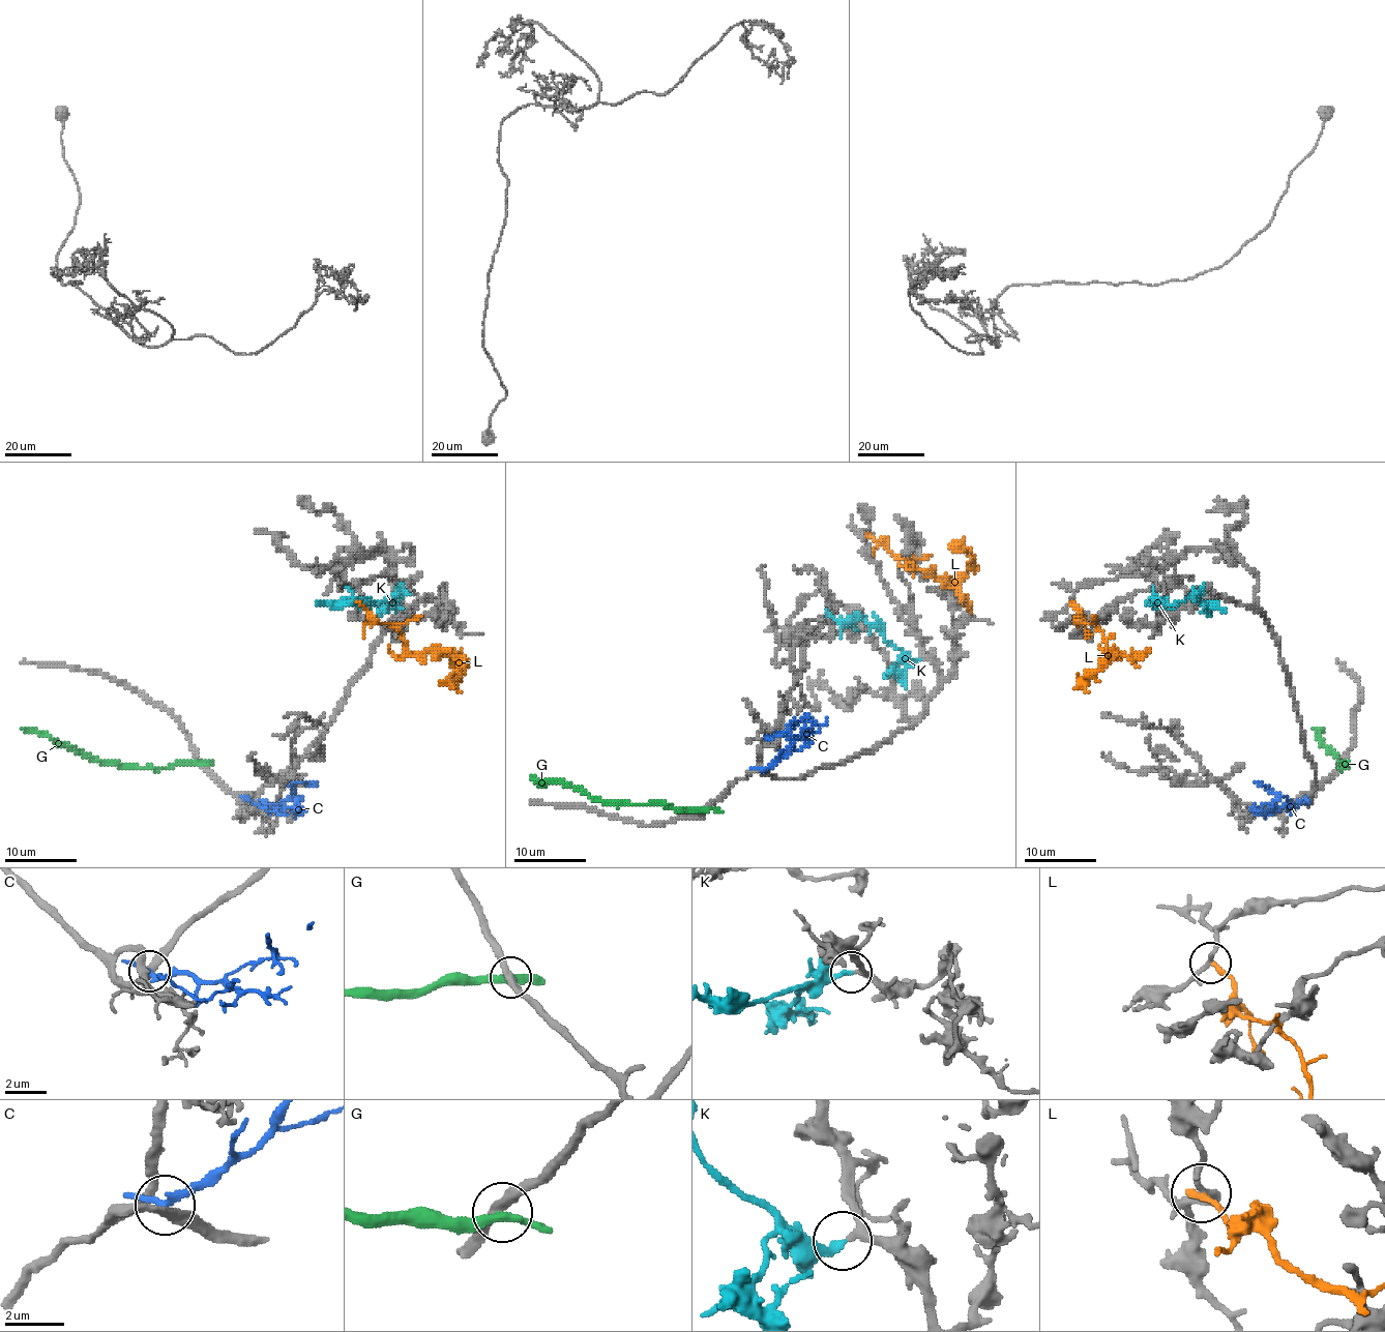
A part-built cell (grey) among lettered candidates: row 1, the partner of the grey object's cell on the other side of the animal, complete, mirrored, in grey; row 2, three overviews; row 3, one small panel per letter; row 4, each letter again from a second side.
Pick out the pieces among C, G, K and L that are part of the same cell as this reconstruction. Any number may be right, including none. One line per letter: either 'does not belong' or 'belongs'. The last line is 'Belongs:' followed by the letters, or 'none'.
C: does not belong
G: does not belong
K: belongs
L: does not belong
Belongs: K

